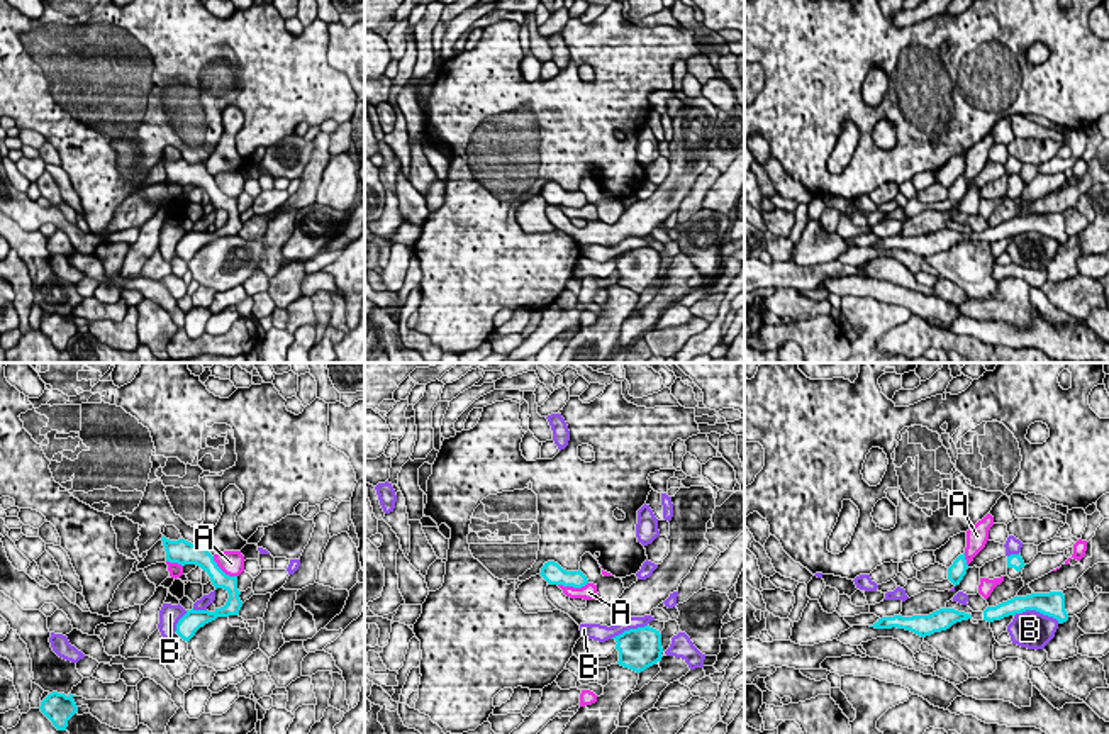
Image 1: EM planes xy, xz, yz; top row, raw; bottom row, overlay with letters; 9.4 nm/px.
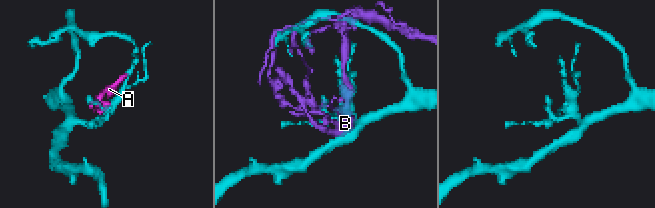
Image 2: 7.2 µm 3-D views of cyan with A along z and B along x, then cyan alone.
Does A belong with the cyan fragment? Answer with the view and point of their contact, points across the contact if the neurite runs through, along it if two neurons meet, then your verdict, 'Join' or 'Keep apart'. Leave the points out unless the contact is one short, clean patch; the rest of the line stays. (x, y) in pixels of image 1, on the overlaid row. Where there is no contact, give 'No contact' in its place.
Touches cyan at xz (572, 585). Keep apart

